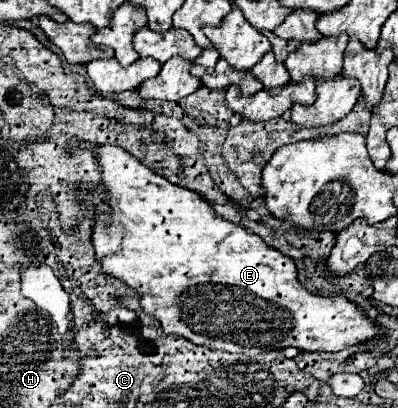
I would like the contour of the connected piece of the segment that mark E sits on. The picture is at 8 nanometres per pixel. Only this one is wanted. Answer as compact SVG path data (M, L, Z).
M86 144L86 148L94 154L98 166L102 170L100 186L106 190L108 206L110 206L108 212L98 212L94 206L88 206L88 210L94 212L94 218L96 218L96 222L92 226L92 244L94 244L96 260L100 262L104 274L110 274L110 276L126 282L140 296L140 308L146 314L154 316L160 322L160 326L164 326L164 334L182 336L182 338L186 338L194 344L206 346L210 350L222 350L222 352L232 352L232 354L248 354L248 356L254 356L254 354L260 354L260 352L270 352L270 350L280 350L280 348L288 348L288 346L294 346L294 348L306 350L306 352L338 352L346 346L366 342L366 340L370 340L378 334L378 328L366 318L366 314L358 306L348 302L344 296L314 296L314 294L306 292L298 282L296 264L294 264L292 258L288 258L288 256L280 254L278 250L266 246L266 242L260 236L248 232L246 228L224 220L220 214L216 214L212 210L212 206L204 198L200 198L200 194L168 182L164 176L158 176L156 172L148 170L138 158L134 158L132 154L128 154L124 148L120 148L116 144L104 144L104 146Z

